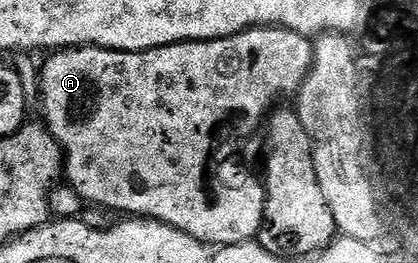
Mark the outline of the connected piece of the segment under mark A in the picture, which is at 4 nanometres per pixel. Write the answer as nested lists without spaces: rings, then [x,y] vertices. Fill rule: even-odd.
[[[268,26],[266,28],[246,28],[232,36],[223,36],[220,40],[185,40],[182,44],[170,44],[160,48],[150,48],[144,52],[118,52],[112,48],[97,48],[94,46],[80,46],[55,50],[43,64],[43,73],[39,76],[39,92],[43,95],[43,116],[47,128],[53,138],[63,147],[63,162],[65,165],[66,183],[71,183],[71,188],[83,200],[91,204],[100,204],[103,208],[112,208],[119,214],[130,214],[135,218],[149,220],[162,220],[163,223],[189,234],[204,246],[226,246],[228,244],[245,244],[258,237],[260,228],[263,227],[263,211],[267,201],[267,190],[264,181],[254,176],[245,165],[239,164],[242,158],[243,144],[239,140],[247,140],[251,132],[260,131],[261,125],[268,119],[269,113],[280,103],[282,96],[294,97],[311,69],[313,44],[310,39],[287,28]],[[223,143],[219,156],[227,160],[223,168],[227,172],[235,172],[231,176],[231,184],[226,184],[221,177],[215,176],[210,180],[207,177],[207,167],[211,164],[211,155],[215,147]]]

